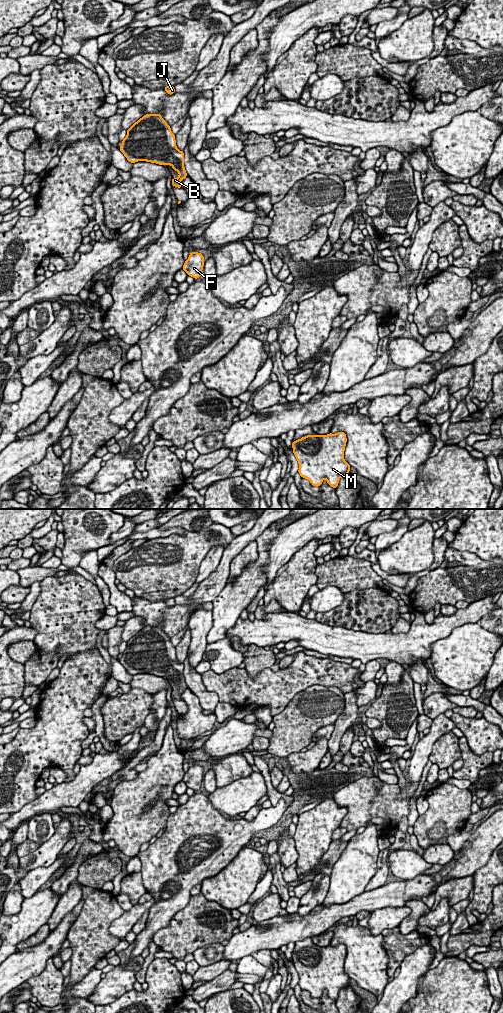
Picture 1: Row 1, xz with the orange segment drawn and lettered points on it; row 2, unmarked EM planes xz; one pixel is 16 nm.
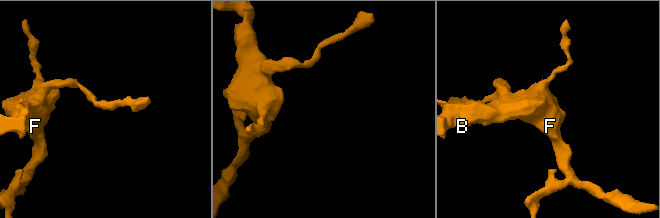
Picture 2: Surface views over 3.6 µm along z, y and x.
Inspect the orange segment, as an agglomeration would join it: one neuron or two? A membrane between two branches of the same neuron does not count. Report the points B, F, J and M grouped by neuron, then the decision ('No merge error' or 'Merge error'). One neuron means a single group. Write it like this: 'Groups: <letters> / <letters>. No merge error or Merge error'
Groups: B F J M. No merge error

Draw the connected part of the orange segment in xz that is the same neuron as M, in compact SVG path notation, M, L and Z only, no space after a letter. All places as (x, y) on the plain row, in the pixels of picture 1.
M345 944L306 947L292 953L300 988L316 999L326 991L328 997L336 1001L339 991L350 984L351 978L344 971L346 954Z

